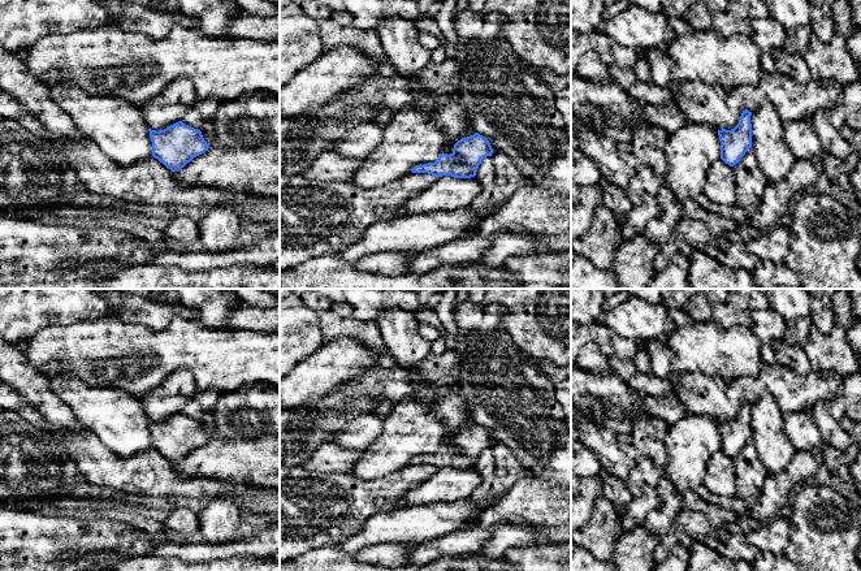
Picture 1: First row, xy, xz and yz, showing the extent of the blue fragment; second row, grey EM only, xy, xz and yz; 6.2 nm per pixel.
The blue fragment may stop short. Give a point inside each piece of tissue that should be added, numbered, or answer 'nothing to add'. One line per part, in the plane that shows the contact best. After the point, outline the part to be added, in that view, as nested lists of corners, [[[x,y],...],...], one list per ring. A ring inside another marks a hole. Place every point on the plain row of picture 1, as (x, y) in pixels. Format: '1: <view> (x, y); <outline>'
nothing to add

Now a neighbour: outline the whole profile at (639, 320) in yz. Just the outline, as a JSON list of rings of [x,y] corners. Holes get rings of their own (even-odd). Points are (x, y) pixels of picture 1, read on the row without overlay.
[[[633,295],[618,307],[602,312],[598,321],[619,337],[640,343],[670,334],[678,326],[662,302],[653,304]]]

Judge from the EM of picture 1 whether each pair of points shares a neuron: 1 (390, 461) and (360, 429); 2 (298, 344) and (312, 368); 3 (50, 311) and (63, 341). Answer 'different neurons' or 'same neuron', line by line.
1: different neurons
2: different neurons
3: different neurons

